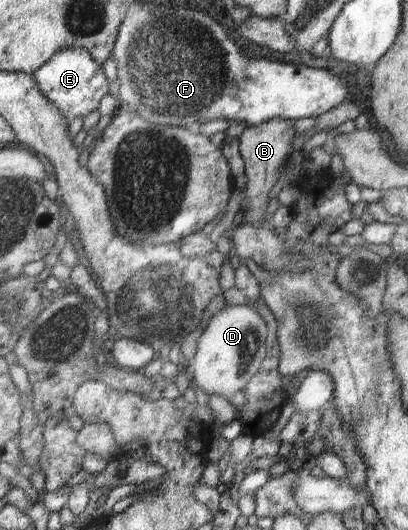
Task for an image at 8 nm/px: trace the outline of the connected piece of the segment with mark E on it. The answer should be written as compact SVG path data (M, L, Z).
M82 47L61 50L32 74L41 91L61 108L66 119L69 119L69 123L74 117L84 117L91 111L97 111L99 101L109 91L110 81L107 81L103 67L96 59L93 59L92 52Z

